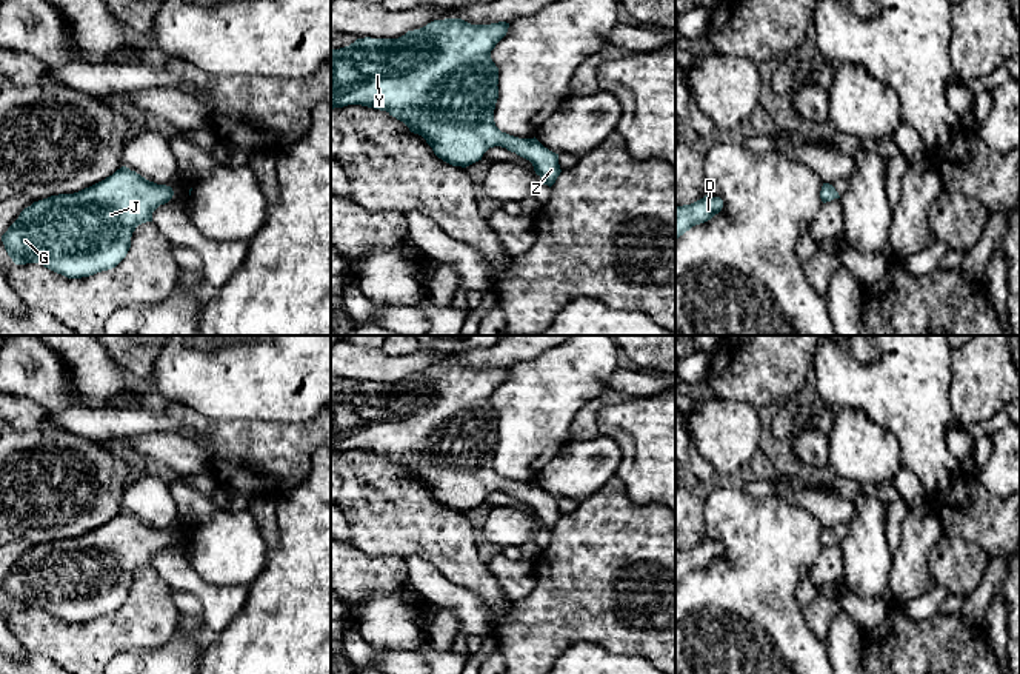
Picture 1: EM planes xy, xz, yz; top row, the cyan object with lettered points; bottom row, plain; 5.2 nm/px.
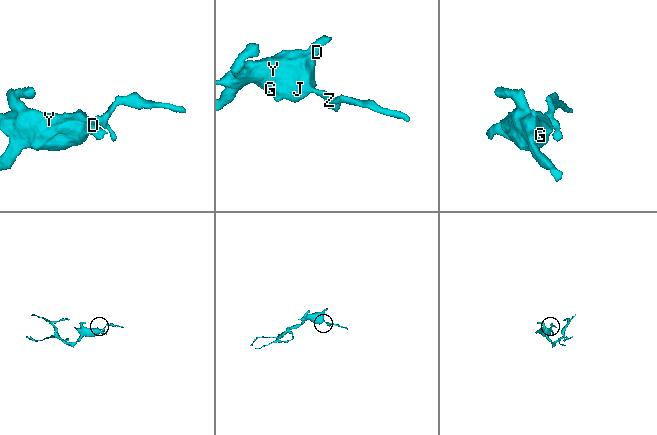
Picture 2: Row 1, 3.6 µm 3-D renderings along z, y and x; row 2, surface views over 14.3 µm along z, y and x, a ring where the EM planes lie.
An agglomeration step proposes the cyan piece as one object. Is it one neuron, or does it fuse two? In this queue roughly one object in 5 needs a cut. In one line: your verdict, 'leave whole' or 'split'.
leave whole

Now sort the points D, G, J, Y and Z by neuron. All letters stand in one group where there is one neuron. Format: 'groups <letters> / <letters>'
groups D G J Y Z

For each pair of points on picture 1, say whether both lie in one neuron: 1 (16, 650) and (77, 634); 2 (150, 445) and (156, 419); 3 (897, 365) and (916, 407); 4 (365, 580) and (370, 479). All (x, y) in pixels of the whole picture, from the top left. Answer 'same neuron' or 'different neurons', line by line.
1: different neurons
2: different neurons
3: same neuron
4: different neurons

